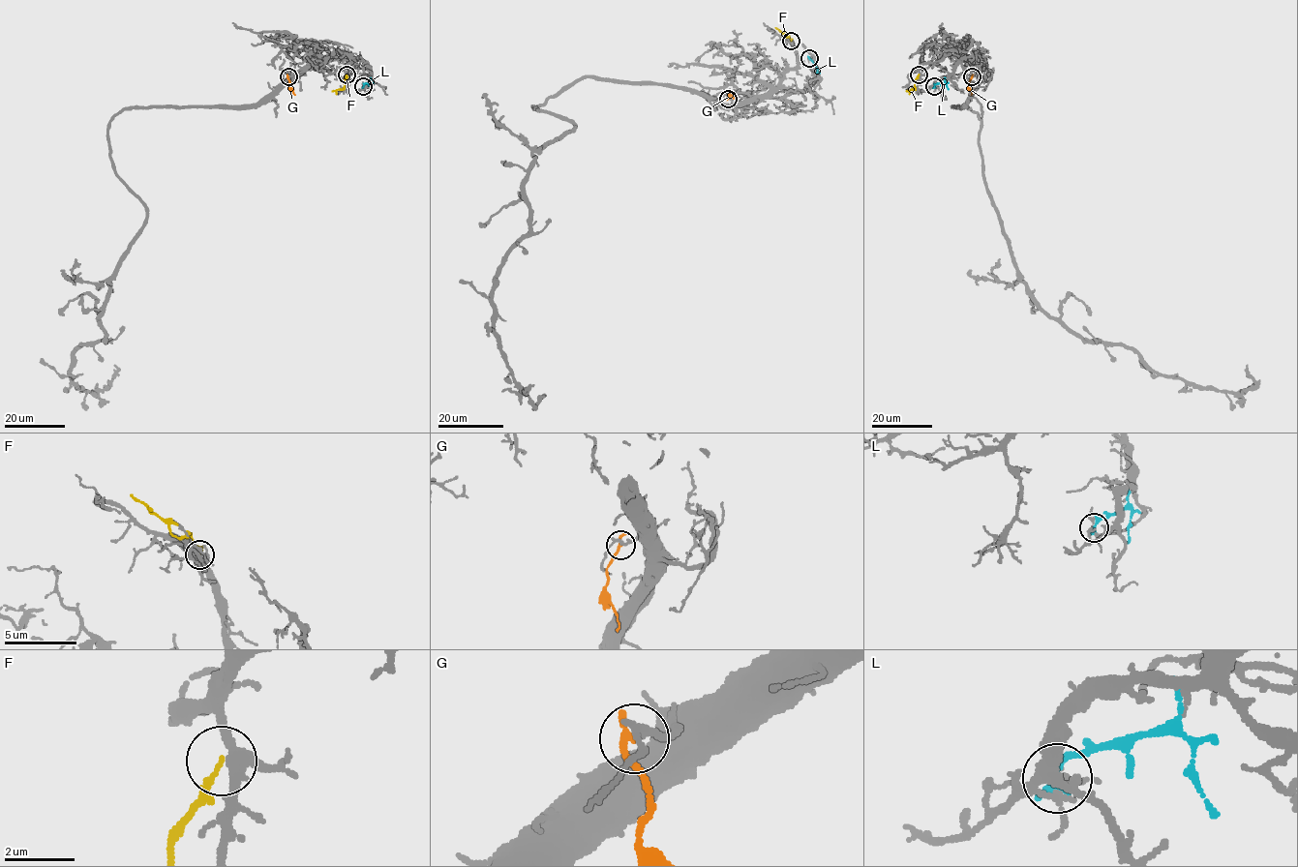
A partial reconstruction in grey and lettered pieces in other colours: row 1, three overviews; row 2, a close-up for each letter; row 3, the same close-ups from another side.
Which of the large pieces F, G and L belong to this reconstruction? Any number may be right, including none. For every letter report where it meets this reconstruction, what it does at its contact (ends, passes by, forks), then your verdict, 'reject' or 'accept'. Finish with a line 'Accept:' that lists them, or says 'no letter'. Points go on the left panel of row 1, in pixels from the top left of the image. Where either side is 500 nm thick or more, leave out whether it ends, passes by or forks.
F: meets grey at (347, 74); it ends there; reject
G: meets grey at (288, 76); it ends there; reject
L: meets grey at (363, 86); it ends there; reject
Accept: no letter

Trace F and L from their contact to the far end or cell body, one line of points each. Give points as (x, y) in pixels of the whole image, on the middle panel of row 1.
F: (791, 41), (775, 27)
L: (809, 58), (817, 74)

